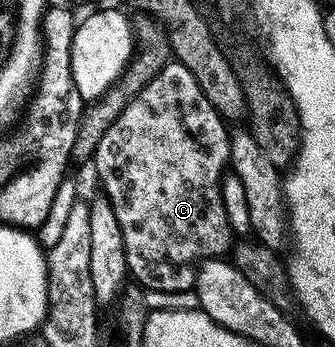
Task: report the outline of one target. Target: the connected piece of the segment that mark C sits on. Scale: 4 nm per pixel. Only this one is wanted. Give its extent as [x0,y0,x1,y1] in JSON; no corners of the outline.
[93,61,233,295]

